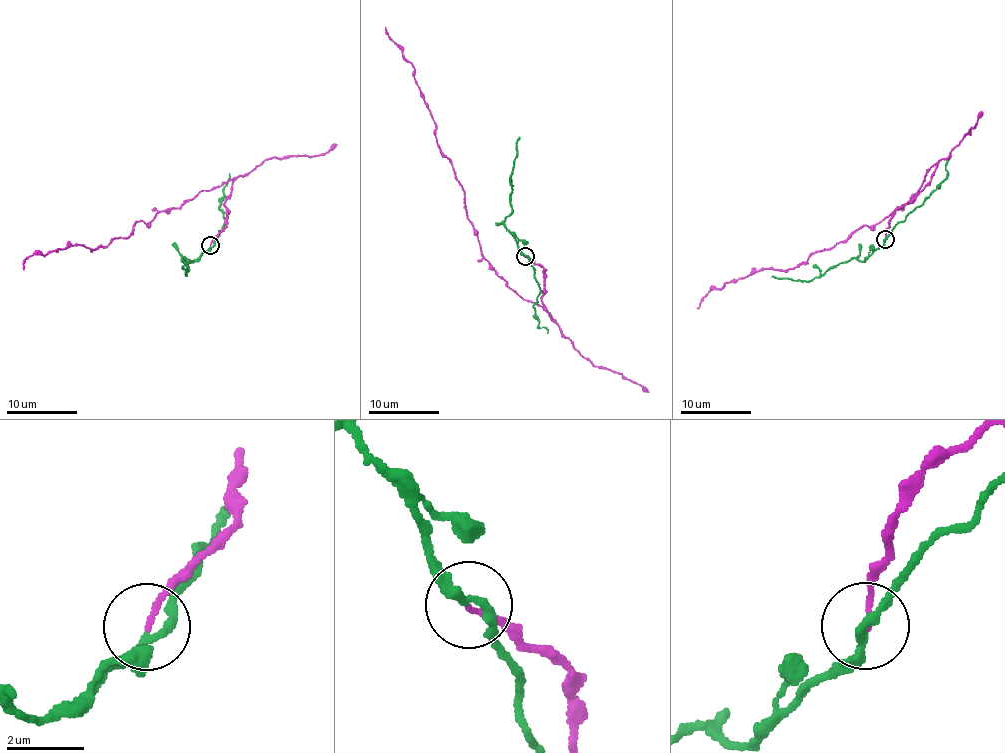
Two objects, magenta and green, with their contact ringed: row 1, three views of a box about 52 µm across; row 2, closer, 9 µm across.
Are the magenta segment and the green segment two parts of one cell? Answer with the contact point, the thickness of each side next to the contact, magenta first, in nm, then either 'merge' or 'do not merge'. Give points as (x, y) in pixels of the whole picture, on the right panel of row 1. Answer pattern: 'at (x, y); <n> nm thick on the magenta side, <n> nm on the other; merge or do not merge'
at (885, 239); 130 nm thick on the magenta side, 200 nm on the other; do not merge

